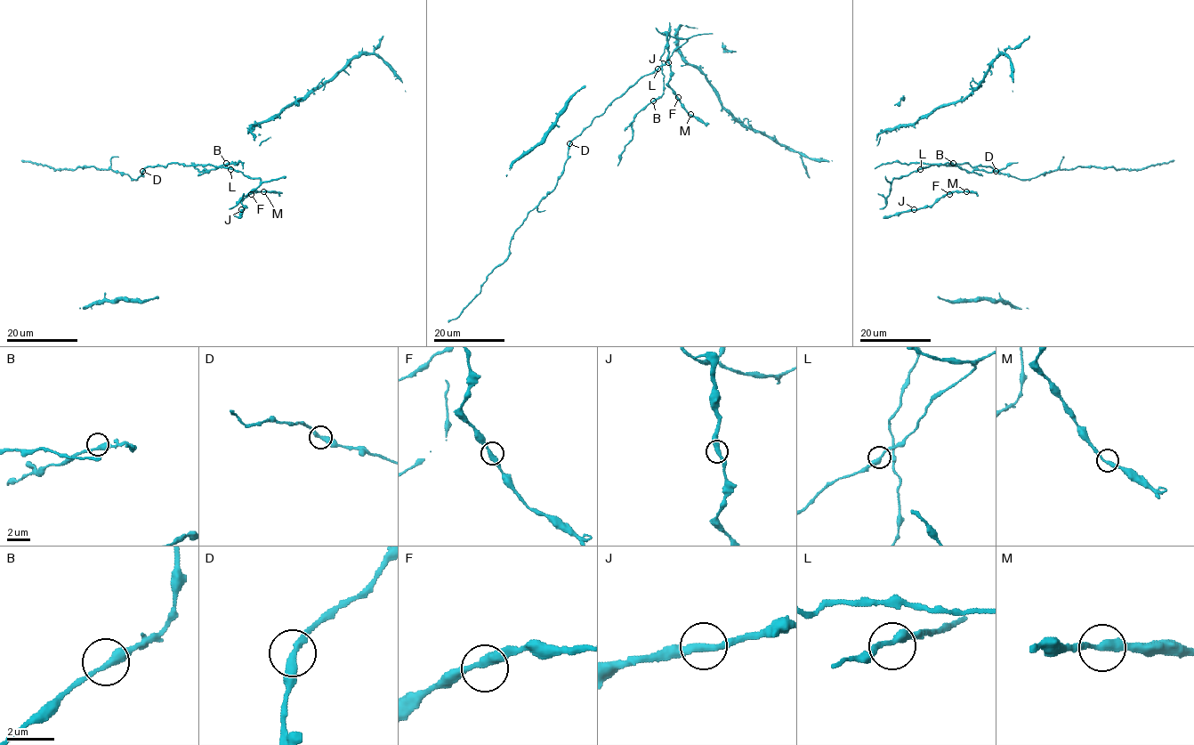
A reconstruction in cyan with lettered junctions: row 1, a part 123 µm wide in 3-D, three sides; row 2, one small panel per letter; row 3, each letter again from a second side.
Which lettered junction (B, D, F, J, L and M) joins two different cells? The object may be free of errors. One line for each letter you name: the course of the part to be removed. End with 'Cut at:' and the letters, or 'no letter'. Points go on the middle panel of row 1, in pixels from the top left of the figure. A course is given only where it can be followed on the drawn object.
Cut at: no letter

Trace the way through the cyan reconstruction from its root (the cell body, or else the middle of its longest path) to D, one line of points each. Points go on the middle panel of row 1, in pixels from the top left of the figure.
D: (658, 68), (641, 76), (568, 143)

